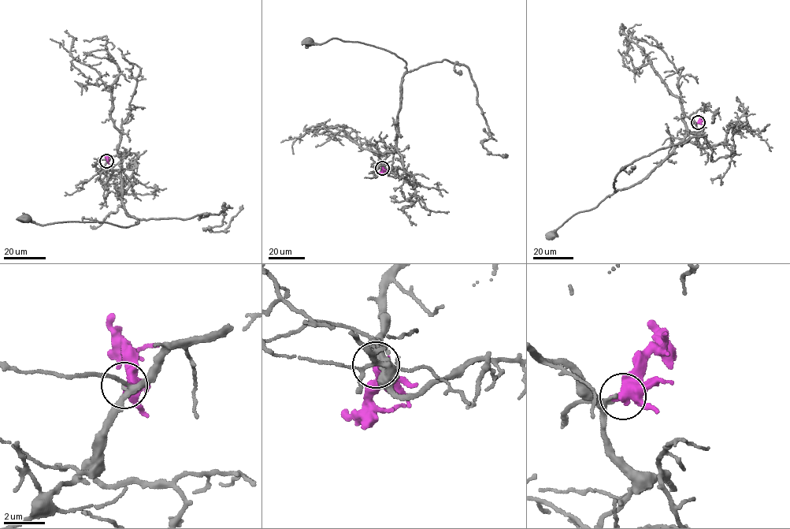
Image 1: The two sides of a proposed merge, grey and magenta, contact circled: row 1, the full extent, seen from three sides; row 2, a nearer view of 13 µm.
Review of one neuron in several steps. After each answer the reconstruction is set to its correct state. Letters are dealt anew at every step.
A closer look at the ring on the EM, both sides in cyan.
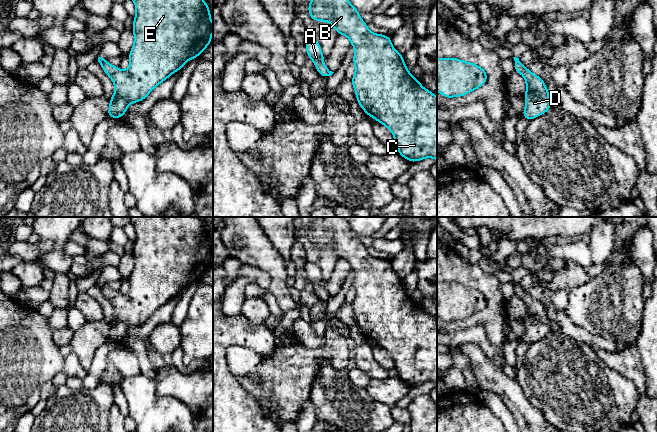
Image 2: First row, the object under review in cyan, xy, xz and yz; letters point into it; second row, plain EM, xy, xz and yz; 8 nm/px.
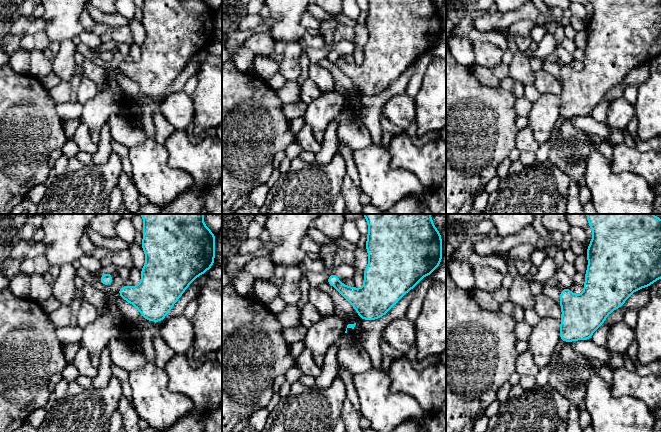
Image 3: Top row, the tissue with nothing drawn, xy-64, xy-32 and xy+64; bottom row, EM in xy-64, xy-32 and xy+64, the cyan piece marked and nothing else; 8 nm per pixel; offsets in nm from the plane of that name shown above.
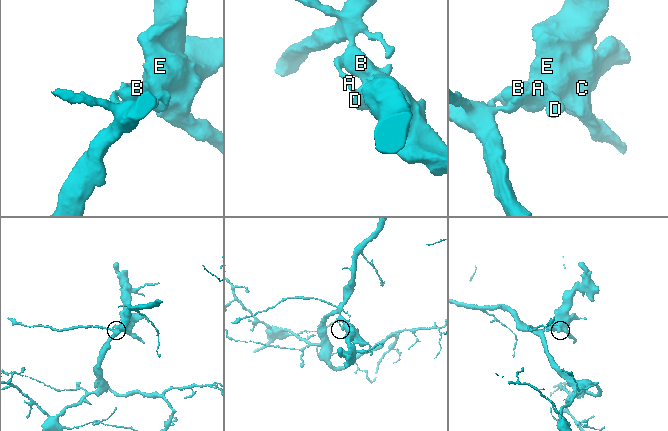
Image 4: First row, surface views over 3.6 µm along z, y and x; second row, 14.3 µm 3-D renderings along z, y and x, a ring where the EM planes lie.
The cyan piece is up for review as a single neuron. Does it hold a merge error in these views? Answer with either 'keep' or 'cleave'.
cleave

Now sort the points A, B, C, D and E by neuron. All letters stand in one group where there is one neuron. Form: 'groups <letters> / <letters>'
groups A / B C D E

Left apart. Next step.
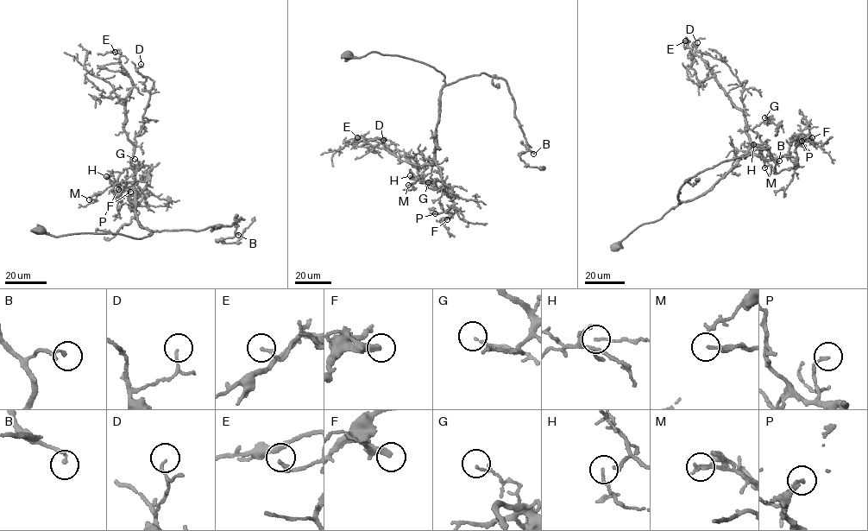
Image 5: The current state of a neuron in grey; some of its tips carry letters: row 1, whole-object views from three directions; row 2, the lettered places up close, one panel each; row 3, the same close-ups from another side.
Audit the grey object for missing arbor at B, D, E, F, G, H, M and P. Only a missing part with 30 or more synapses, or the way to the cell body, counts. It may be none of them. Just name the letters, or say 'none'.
none

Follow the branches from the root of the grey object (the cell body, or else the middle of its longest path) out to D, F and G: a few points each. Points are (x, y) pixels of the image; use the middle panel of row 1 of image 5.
D: (347, 55), (359, 58), (374, 52), (399, 55), (443, 74), (432, 163), (413, 167), (394, 143), (383, 140)
F: (347, 55), (399, 55), (443, 74), (434, 149), (452, 194), (455, 211), (447, 219)
G: (347, 55), (359, 58), (374, 52), (399, 55), (443, 74), (433, 162), (427, 163), (435, 184), (428, 182)

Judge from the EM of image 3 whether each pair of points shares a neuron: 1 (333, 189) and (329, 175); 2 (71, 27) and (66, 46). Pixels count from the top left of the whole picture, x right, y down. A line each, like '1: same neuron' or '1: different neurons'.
1: same neuron
2: different neurons

